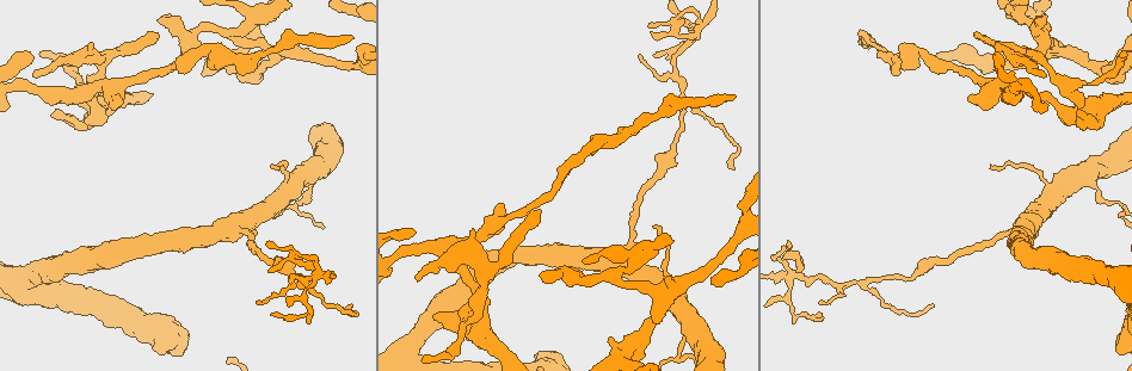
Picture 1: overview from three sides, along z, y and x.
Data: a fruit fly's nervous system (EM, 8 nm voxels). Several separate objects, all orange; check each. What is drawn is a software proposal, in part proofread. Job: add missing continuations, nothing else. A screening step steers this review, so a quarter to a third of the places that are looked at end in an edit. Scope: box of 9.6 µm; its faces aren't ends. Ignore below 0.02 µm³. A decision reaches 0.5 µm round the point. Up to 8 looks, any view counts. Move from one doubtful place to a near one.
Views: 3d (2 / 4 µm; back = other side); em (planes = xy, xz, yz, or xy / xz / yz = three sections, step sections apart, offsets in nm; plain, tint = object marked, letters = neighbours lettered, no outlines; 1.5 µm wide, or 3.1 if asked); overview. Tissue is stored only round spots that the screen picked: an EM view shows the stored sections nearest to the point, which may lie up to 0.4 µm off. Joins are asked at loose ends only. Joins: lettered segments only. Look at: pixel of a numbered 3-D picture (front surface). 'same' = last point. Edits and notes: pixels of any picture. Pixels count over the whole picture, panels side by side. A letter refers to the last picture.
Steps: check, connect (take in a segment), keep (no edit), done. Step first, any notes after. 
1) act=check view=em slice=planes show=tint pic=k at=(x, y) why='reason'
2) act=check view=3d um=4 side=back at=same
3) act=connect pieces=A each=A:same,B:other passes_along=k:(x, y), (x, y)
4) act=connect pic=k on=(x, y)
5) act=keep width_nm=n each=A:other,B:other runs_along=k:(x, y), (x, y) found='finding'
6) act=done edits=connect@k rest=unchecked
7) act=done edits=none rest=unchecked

act=check view=em slice=xz step=4 show=letters pic=1 at=(411, 230)

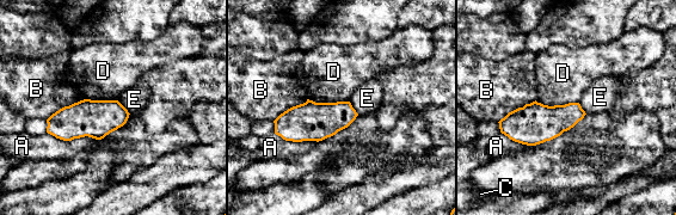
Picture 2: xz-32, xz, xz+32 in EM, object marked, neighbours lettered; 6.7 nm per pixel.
act=check view=em slice=planes show=letters at=same why='cut it another way'

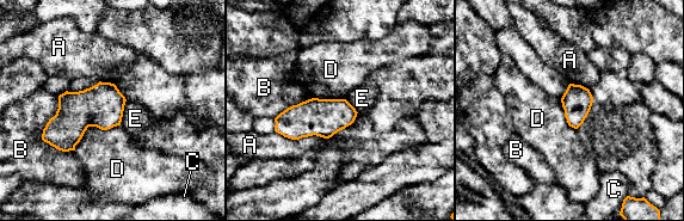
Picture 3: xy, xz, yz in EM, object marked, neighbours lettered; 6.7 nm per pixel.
act=keep each=A:other,B:other,C:other,D:other,E:other border=3:(119, 124), (88, 127), (74, 149) found='none of them fits'

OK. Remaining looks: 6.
act=check view=em slice=xz step=4 show=letters pic=1 at=(351, 304) why='an open end'

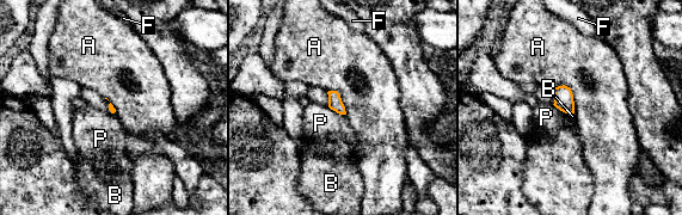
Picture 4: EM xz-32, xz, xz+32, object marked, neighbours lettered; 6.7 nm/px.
act=check view=em slice=planes show=letters at=same

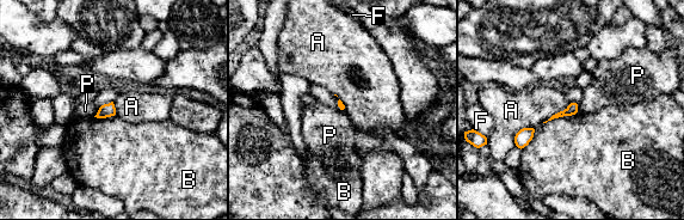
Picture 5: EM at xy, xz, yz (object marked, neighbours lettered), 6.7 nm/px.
act=keep each=A:other,B:other,F:other,P:other border=5:(571, 103), (542, 122) found='no lettered segment goes on from it'

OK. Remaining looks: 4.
act=check view=3d um=4 pic=1 at=(293, 33) why='an open end'

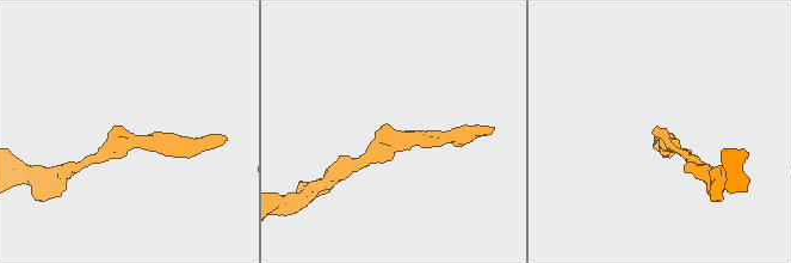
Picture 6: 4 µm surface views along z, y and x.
act=check view=em slice=planes show=letters pic=6 at=(120, 133) why='shape alone is not enough'

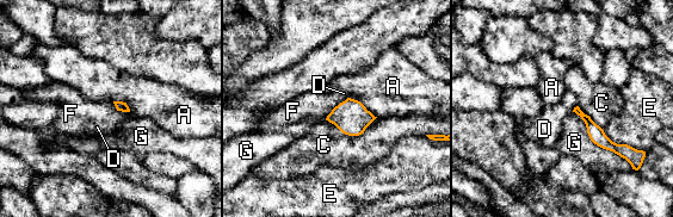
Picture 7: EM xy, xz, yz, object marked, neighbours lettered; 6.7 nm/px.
act=keep each=A:other,C:other,D:other,E:other,F:other,G:other border=7:(376, 117), (358, 135), (326, 119) found='none of them fits'

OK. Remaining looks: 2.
act=done edits=none rest=unchecked

